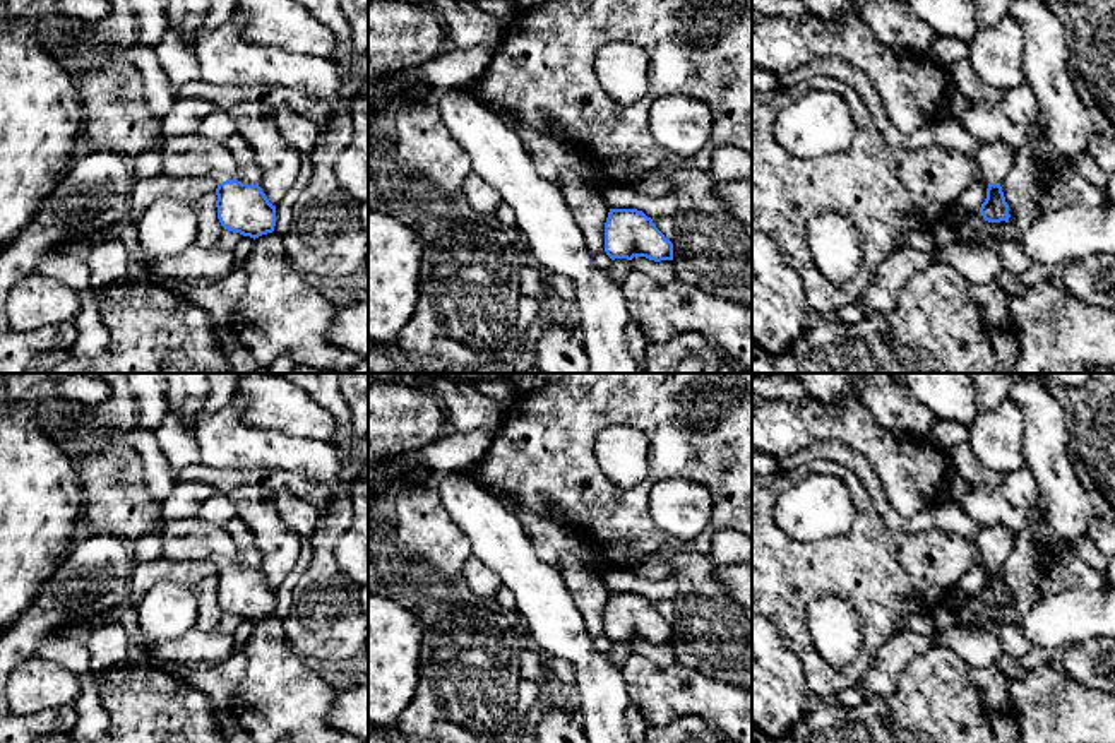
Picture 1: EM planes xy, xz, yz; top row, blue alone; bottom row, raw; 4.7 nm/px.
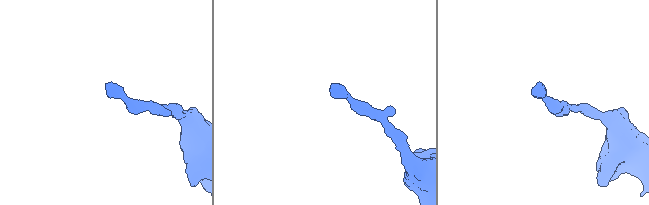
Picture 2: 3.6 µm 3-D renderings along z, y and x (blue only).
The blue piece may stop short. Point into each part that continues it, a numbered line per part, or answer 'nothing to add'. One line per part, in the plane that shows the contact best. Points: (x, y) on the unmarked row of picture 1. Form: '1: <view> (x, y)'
1: xy (189, 540)

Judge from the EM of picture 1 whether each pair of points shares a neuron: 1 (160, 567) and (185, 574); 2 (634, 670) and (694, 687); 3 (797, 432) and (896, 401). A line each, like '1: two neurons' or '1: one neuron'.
1: one neuron
2: one neuron
3: two neurons

